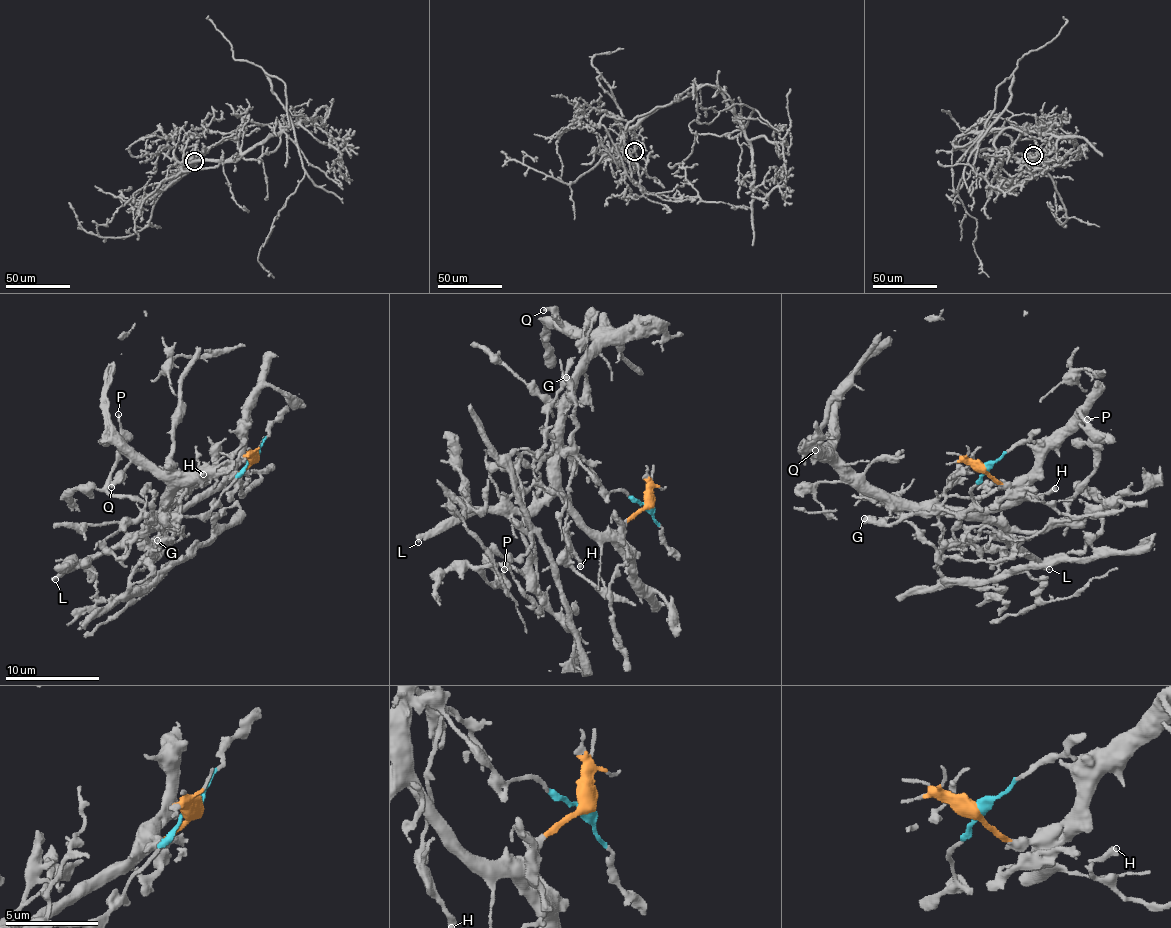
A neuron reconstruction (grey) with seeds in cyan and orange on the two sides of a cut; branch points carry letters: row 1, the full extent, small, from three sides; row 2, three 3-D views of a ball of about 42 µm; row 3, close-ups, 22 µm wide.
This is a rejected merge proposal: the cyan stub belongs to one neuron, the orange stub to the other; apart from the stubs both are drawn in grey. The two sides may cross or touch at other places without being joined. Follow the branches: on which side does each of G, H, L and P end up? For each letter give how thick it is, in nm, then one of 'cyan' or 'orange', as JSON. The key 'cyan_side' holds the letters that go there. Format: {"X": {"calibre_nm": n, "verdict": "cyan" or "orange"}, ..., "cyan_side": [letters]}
{"G": {"calibre_nm": 550, "verdict": "cyan"}, "H": {"calibre_nm": 360, "verdict": "cyan"}, "L": {"calibre_nm": 340, "verdict": "orange"}, "P": {"calibre_nm": 140, "verdict": "orange"}, "cyan_side": ["G", "H"]}

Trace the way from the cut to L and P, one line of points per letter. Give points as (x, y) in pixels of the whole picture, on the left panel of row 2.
L: (254, 456), (218, 487), (211, 487), (169, 517), (154, 520), (144, 531), (130, 533), (67, 566), (54, 580)
P: (254, 456), (242, 470), (148, 531), (159, 521), (147, 505), (114, 497), (108, 489), (116, 464), (118, 413)

